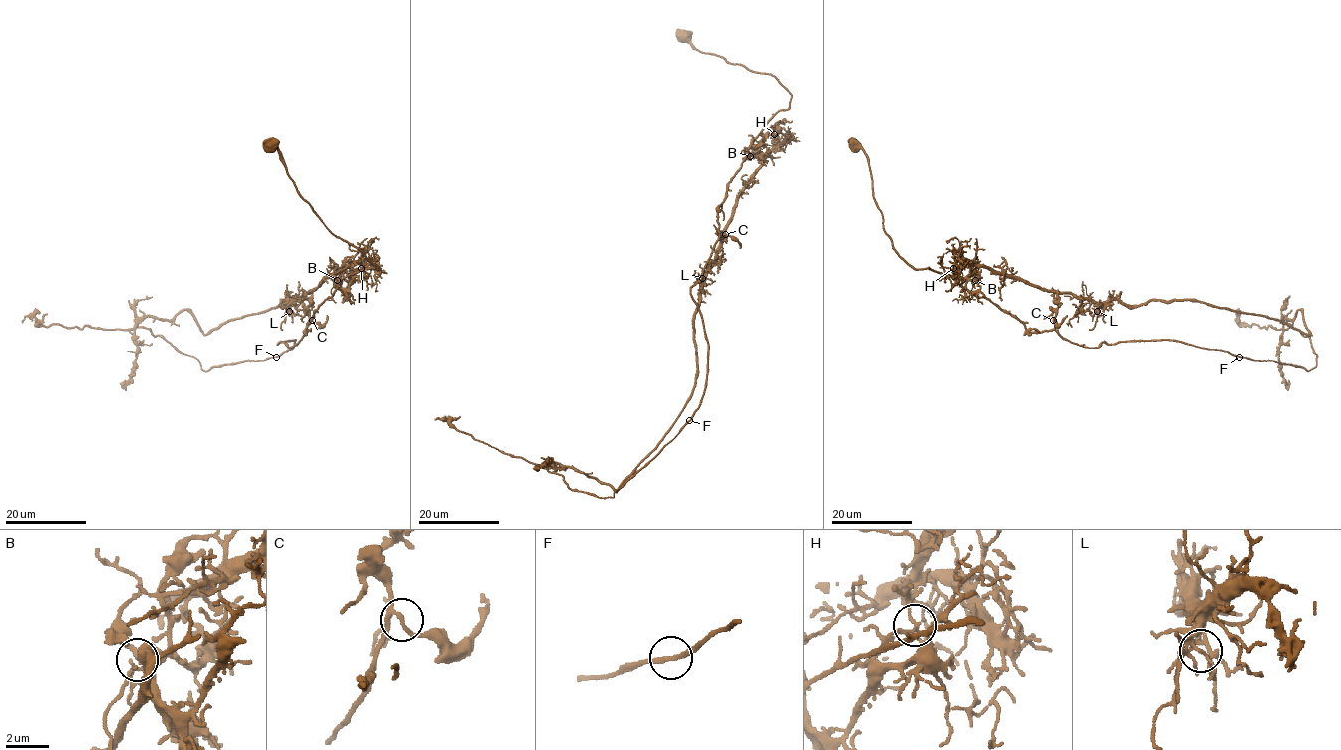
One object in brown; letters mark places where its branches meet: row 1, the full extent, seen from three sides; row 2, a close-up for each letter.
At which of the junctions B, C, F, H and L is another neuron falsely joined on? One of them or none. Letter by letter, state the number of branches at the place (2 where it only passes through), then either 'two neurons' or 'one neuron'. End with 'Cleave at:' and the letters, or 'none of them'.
B: 5 | one neuron
C: 3 | one neuron
F: 2 | one neuron
H: 3 | two neurons
L: 5 | one neuron
Cleave at: H

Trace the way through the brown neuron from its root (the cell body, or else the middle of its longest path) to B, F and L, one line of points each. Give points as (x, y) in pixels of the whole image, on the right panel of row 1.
B: (851, 147), (860, 148), (867, 158), (872, 195), (895, 251), (914, 269), (928, 268), (960, 280), (975, 280)
F: (851, 147), (867, 158), (895, 251), (1030, 332), (1239, 356)
L: (851, 147), (867, 158), (883, 229), (914, 269), (972, 280), (988, 267), (1088, 299), (1097, 311)

